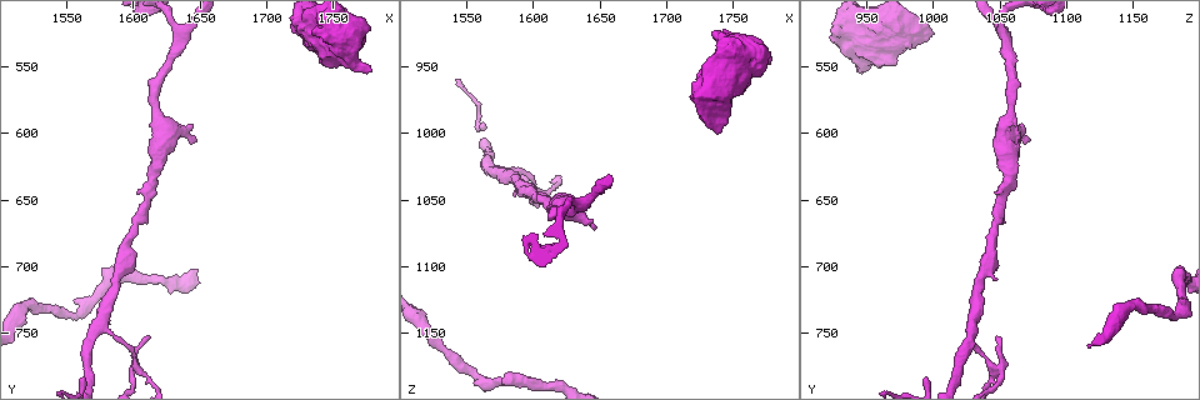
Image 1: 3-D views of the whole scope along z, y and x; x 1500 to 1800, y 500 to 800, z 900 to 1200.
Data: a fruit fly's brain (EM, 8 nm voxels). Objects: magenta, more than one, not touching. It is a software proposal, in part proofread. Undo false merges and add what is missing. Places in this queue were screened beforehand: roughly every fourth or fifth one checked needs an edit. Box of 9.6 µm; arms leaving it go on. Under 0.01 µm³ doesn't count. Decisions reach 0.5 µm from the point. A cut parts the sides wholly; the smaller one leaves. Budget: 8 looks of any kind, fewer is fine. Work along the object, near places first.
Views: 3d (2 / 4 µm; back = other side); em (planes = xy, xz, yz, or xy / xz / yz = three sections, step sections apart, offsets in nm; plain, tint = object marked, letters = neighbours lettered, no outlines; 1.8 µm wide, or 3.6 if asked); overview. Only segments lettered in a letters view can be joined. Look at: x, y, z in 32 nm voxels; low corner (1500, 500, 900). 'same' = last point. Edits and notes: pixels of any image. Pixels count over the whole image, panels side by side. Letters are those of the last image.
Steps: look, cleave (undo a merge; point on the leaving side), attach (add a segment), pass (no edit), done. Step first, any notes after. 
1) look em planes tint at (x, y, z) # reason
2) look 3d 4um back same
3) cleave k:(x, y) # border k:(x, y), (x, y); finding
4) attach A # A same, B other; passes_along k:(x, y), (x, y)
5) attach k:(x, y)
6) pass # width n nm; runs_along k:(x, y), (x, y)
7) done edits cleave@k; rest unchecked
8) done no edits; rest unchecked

look em planes plain at (1778, 554, 944) # an open end

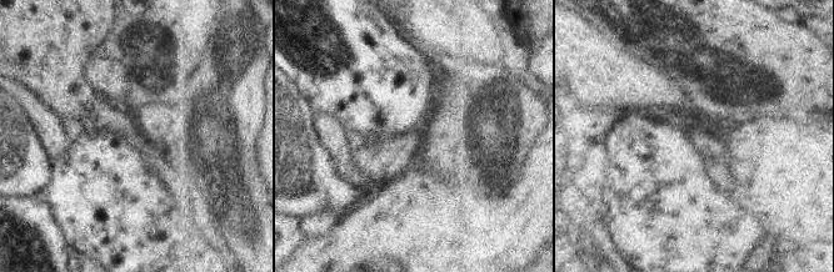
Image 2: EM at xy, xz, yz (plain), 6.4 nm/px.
look em planes letters same

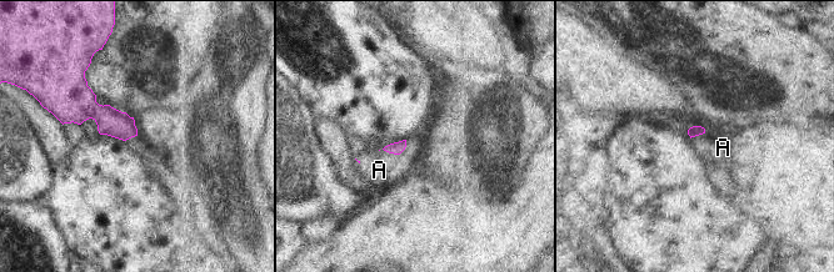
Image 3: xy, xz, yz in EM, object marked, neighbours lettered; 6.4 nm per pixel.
attach A # A same; it goes on there

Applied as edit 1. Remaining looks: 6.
look overview # see it whole again

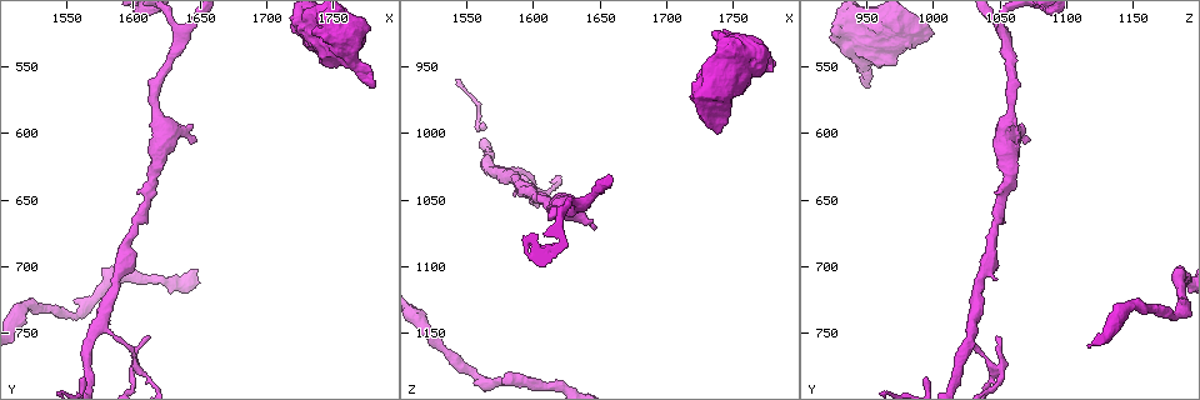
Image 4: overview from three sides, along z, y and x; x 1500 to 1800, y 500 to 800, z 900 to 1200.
look 3d 2um back at (1602, 776, 1046) # three-way junction

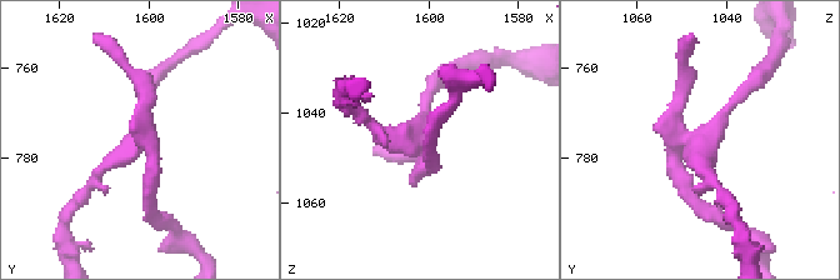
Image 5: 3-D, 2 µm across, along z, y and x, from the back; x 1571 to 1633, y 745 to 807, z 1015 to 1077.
look em yz step 8 tint at (1601, 775, 1045) # shape alone is not enough

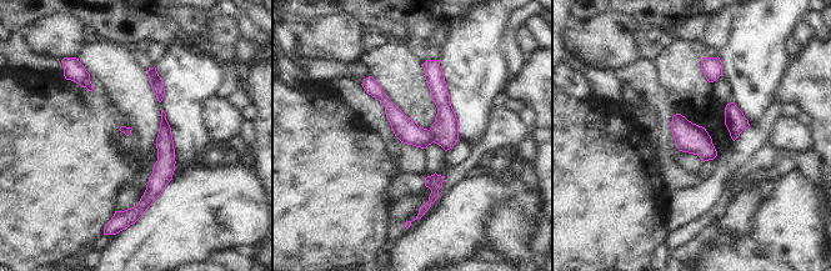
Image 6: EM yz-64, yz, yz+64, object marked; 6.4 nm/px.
look em planes letters same # cut it another way

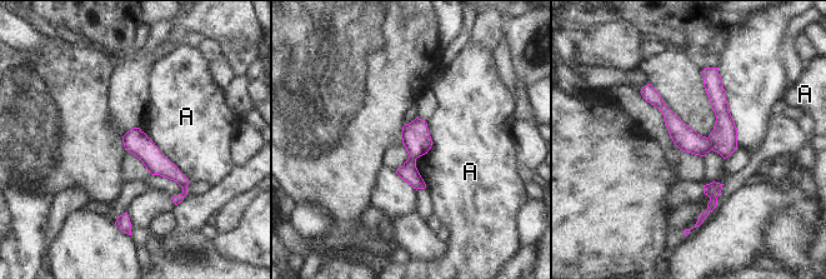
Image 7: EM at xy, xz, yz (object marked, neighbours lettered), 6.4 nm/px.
cleave 7:(724, 138) # A other; a second neuron is stuck on

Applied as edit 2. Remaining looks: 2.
done edits attach@3, cleave@7; rest unchecked

